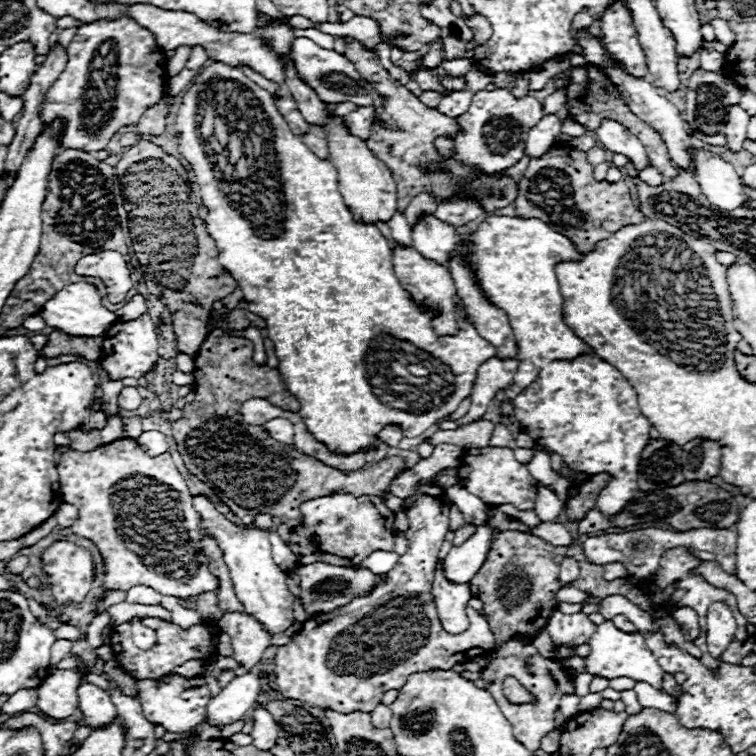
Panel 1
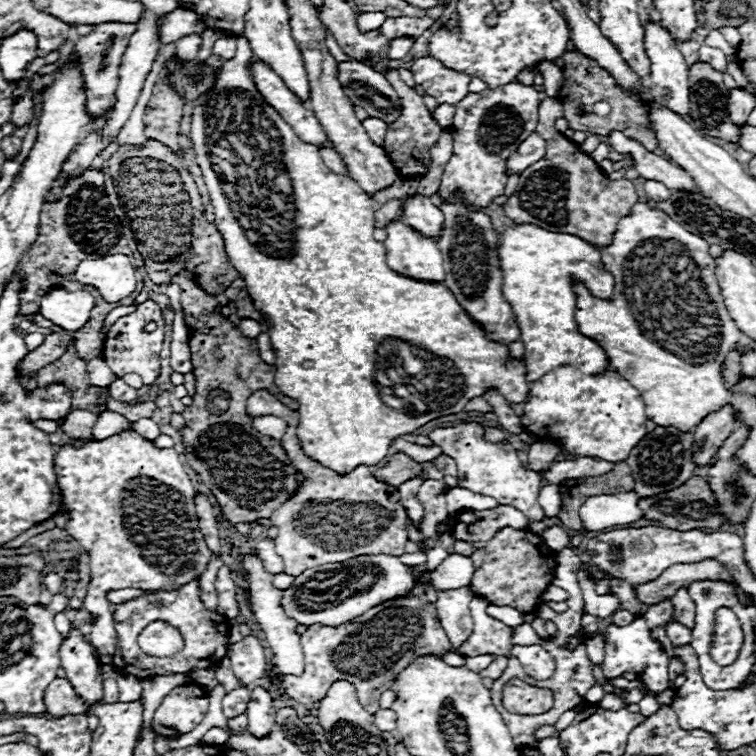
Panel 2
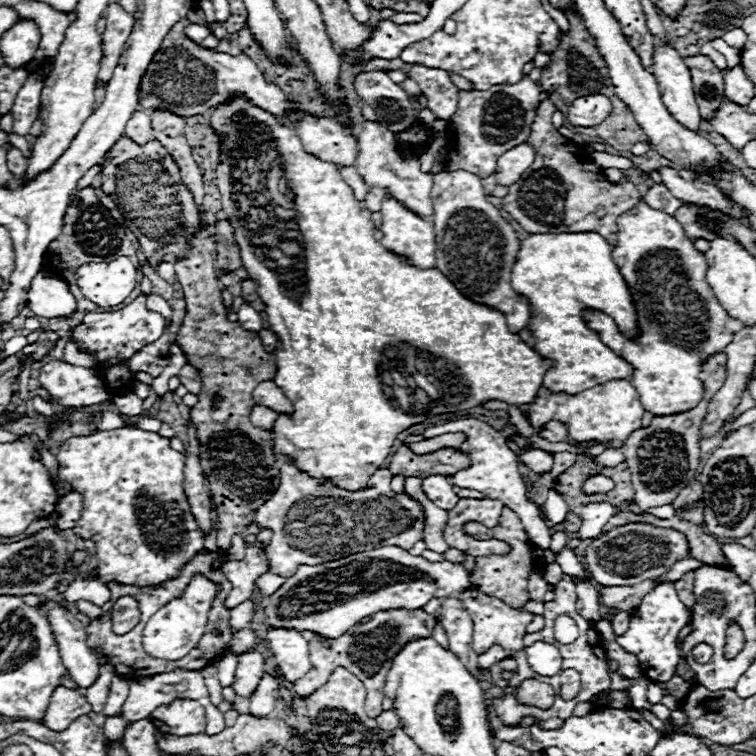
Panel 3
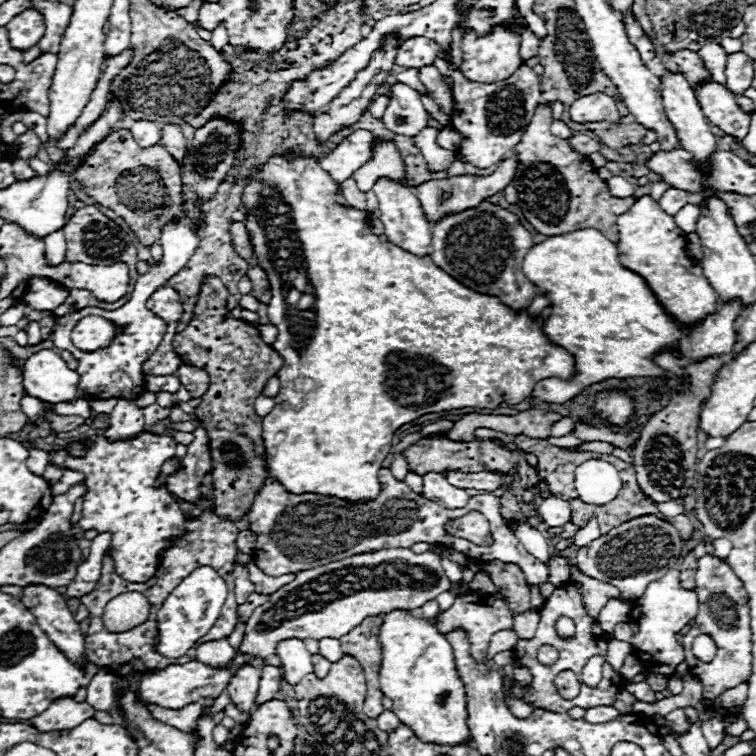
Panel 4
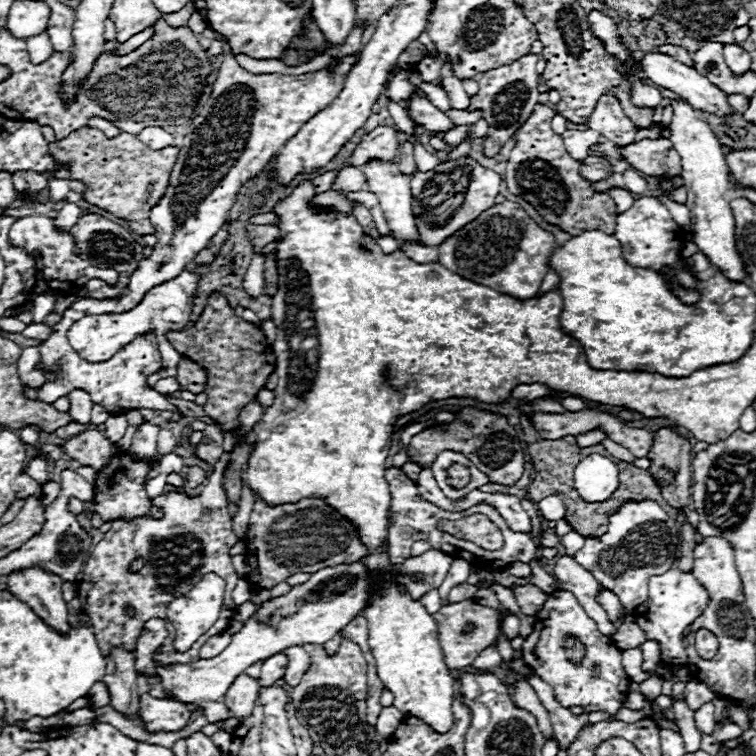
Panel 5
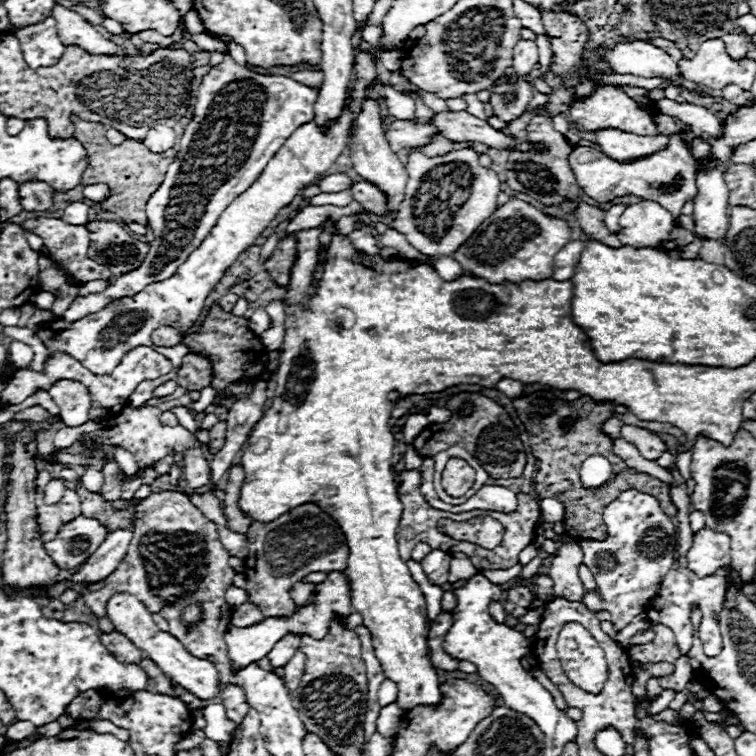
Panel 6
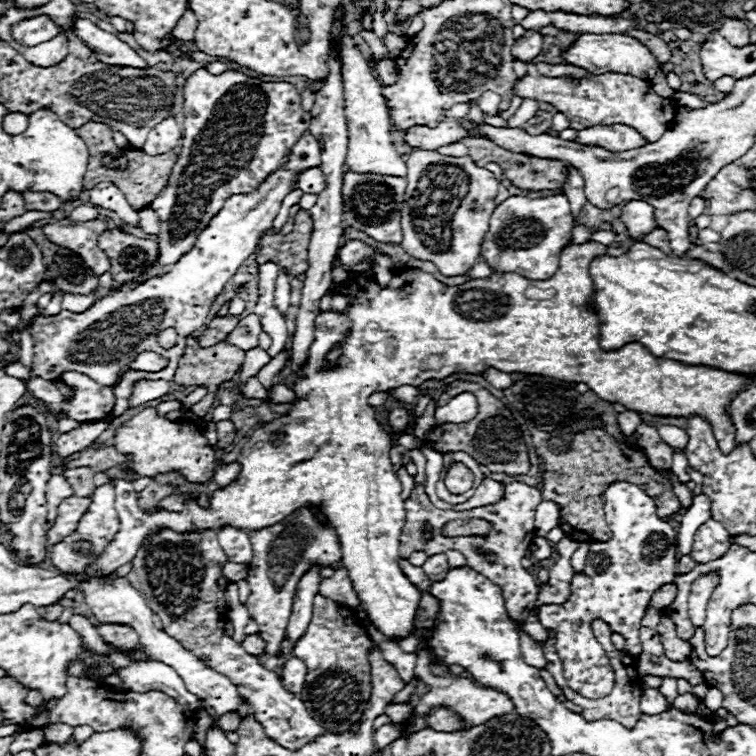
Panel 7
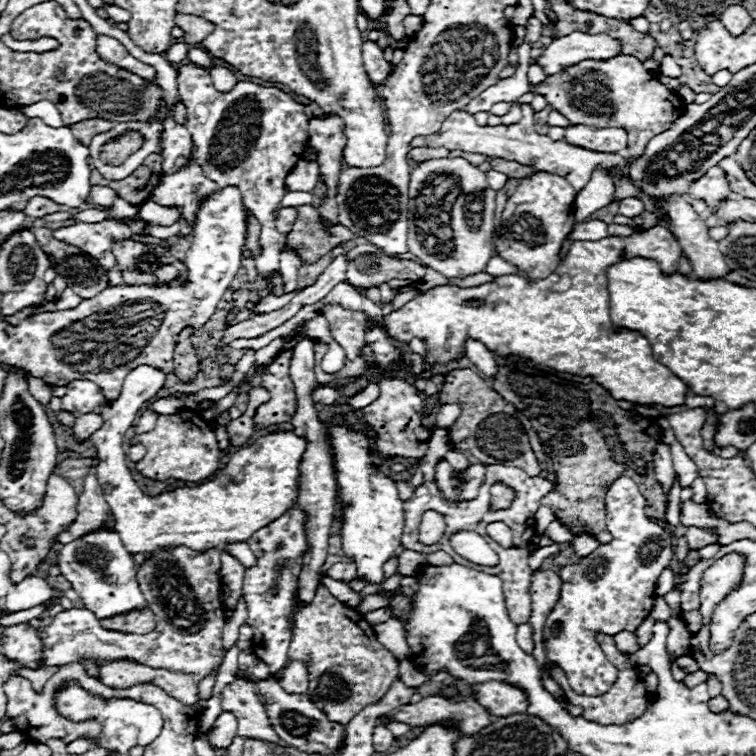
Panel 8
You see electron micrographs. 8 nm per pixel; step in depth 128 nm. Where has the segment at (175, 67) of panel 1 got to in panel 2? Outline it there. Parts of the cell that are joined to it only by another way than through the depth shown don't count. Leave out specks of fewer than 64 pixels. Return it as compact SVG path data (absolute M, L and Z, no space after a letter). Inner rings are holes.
M184 36L174 44L176 44L176 52L174 52L176 58L186 62L186 60L194 60L196 58L196 52L198 52L198 48L202 44L202 38L200 36Z

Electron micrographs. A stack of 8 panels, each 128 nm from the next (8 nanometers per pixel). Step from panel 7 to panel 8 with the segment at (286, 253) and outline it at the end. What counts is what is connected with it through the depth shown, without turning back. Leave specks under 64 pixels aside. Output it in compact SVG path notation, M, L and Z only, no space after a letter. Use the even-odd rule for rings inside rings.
M300 206L298 218L294 222L294 230L290 232L286 246L296 248L304 264L312 264L320 260L336 244L352 238L354 238L354 232L350 232L342 224L336 224L334 228L330 228L330 232L326 232L316 206ZM248 214L248 236L246 236L246 246L250 248L252 252L252 258L260 256L262 254L262 246L260 246L260 224L258 220Z

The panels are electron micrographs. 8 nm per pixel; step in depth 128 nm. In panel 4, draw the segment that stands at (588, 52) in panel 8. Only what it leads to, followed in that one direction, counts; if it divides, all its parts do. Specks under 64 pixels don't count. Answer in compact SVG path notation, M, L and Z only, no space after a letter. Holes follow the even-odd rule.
M706 82L696 90L696 96L710 124L718 126L736 140L742 140L748 134L750 114L736 104L736 98L722 84Z

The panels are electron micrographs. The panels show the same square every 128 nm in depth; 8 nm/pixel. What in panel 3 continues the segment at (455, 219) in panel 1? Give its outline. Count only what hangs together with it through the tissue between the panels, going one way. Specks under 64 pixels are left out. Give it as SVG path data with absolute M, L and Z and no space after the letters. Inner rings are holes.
M524 76L516 84L498 84L486 92L464 92L460 90L458 110L448 120L446 136L448 136L448 162L446 170L466 170L474 172L478 178L488 178L496 172L496 162L502 152L526 142L532 130L532 122L536 116L536 108L542 100L542 90L536 82Z

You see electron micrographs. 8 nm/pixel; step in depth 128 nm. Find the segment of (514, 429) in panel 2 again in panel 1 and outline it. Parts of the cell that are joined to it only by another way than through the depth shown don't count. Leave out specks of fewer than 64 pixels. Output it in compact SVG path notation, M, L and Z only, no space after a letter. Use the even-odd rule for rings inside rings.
M490 358L486 364L482 364L478 368L478 380L474 386L474 392L470 394L470 410L466 416L462 416L460 420L444 420L440 424L440 428L452 430L452 428L462 428L474 420L480 420L490 404L490 400L494 398L494 394L500 388L506 388L512 384L512 378L516 374L516 360L498 360L498 358Z

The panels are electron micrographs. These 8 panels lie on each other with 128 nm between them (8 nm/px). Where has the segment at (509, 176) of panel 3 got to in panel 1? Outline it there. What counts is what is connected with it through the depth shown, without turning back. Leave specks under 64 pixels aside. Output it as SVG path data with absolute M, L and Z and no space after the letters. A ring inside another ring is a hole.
M546 114L534 128L530 128L528 132L528 138L526 138L526 148L524 148L524 154L530 156L530 158L538 158L542 154L548 152L548 148L558 142L560 138L560 126L562 126L562 120L554 114Z

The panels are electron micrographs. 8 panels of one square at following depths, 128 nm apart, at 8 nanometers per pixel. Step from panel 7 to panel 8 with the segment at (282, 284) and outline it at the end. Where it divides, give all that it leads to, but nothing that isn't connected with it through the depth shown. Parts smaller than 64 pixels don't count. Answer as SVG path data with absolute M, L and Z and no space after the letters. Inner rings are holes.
M284 247L280 253L279 272L282 274L284 293L297 289L298 269L302 262L294 248Z

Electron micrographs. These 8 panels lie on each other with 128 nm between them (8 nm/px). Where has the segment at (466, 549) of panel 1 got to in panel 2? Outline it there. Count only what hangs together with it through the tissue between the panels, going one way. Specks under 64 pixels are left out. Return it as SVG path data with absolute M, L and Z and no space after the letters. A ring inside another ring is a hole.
M448 554L448 558L430 574L434 590L454 590L470 586L474 574L474 562L470 556Z

